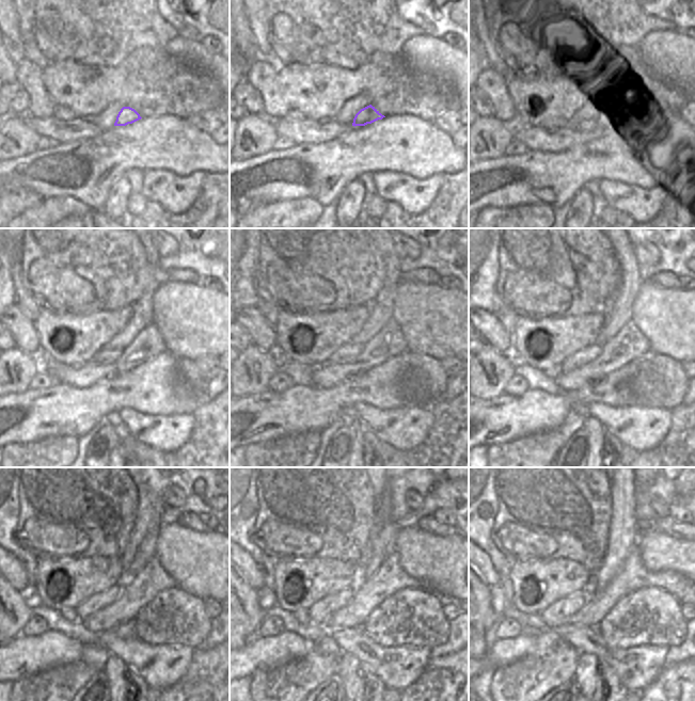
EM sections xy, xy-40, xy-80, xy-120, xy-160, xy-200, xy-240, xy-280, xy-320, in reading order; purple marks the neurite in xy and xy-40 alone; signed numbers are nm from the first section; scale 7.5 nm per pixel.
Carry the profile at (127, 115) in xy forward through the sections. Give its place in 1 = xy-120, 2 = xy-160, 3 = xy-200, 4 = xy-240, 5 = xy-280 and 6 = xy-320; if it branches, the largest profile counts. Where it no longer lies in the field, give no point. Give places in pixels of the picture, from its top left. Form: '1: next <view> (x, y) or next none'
1: next xy-120 (104, 356)
2: next xy-160 (349, 352)
3: next xy-200 (584, 355)
4: next xy-240 (98, 601)
5: next xy-280 (321, 610)
6: next xy-320 (555, 617)

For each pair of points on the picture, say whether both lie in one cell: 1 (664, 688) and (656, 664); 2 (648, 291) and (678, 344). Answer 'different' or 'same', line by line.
1: different
2: same

